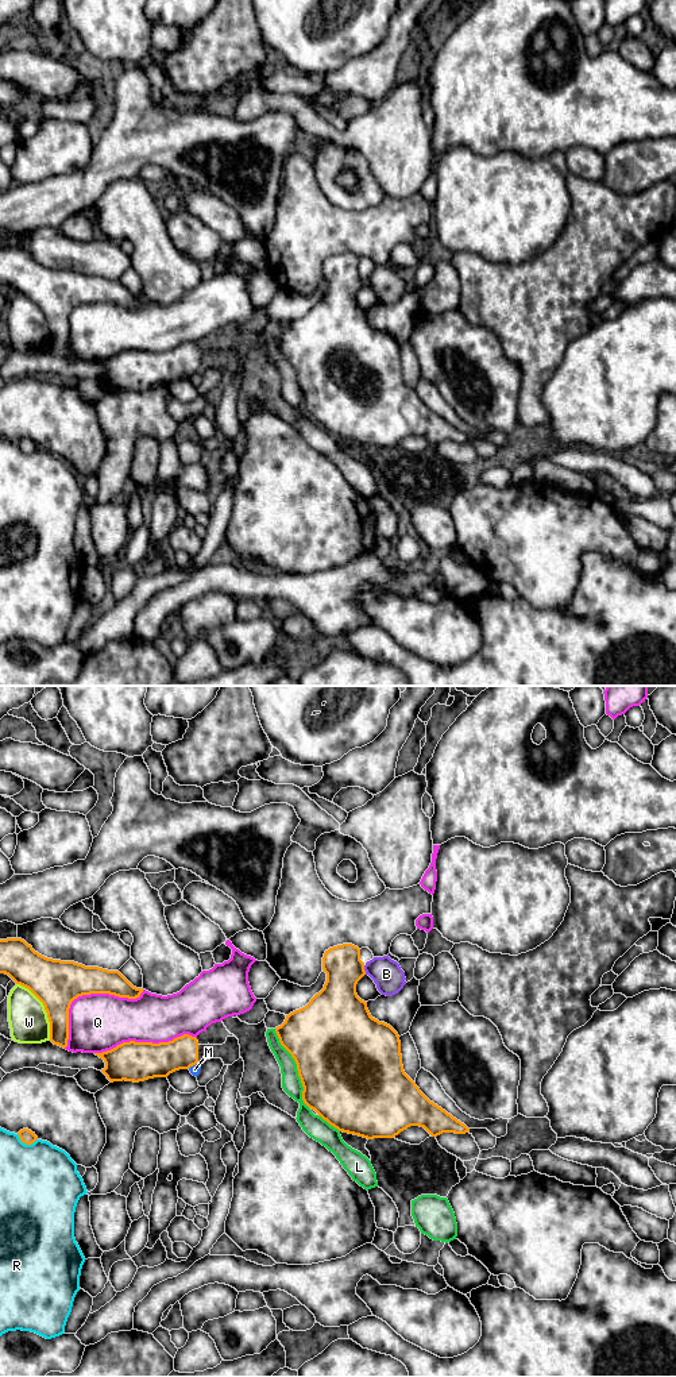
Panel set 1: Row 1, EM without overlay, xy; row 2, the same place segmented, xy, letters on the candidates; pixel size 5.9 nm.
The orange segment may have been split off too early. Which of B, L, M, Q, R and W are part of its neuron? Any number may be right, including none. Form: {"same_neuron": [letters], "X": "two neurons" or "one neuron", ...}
{"same_neuron": [], "B": "two neurons", "L": "two neurons", "M": "two neurons", "Q": "two neurons", "R": "two neurons", "W": "two neurons"}

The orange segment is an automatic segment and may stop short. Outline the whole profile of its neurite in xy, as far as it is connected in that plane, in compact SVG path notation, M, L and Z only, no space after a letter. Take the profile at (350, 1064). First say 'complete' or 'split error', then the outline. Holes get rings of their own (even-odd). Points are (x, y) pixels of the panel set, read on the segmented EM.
complete; M352 944L329 948L322 957L322 969L327 973L324 988L305 1007L286 1015L285 1022L275 1027L281 1045L297 1064L304 1103L339 1131L367 1139L394 1138L410 1126L424 1127L432 1137L443 1133L468 1133L470 1129L464 1123L430 1102L405 1073L398 1033L390 1025L372 1018L367 1002L358 996L356 984L366 975L360 949Z

